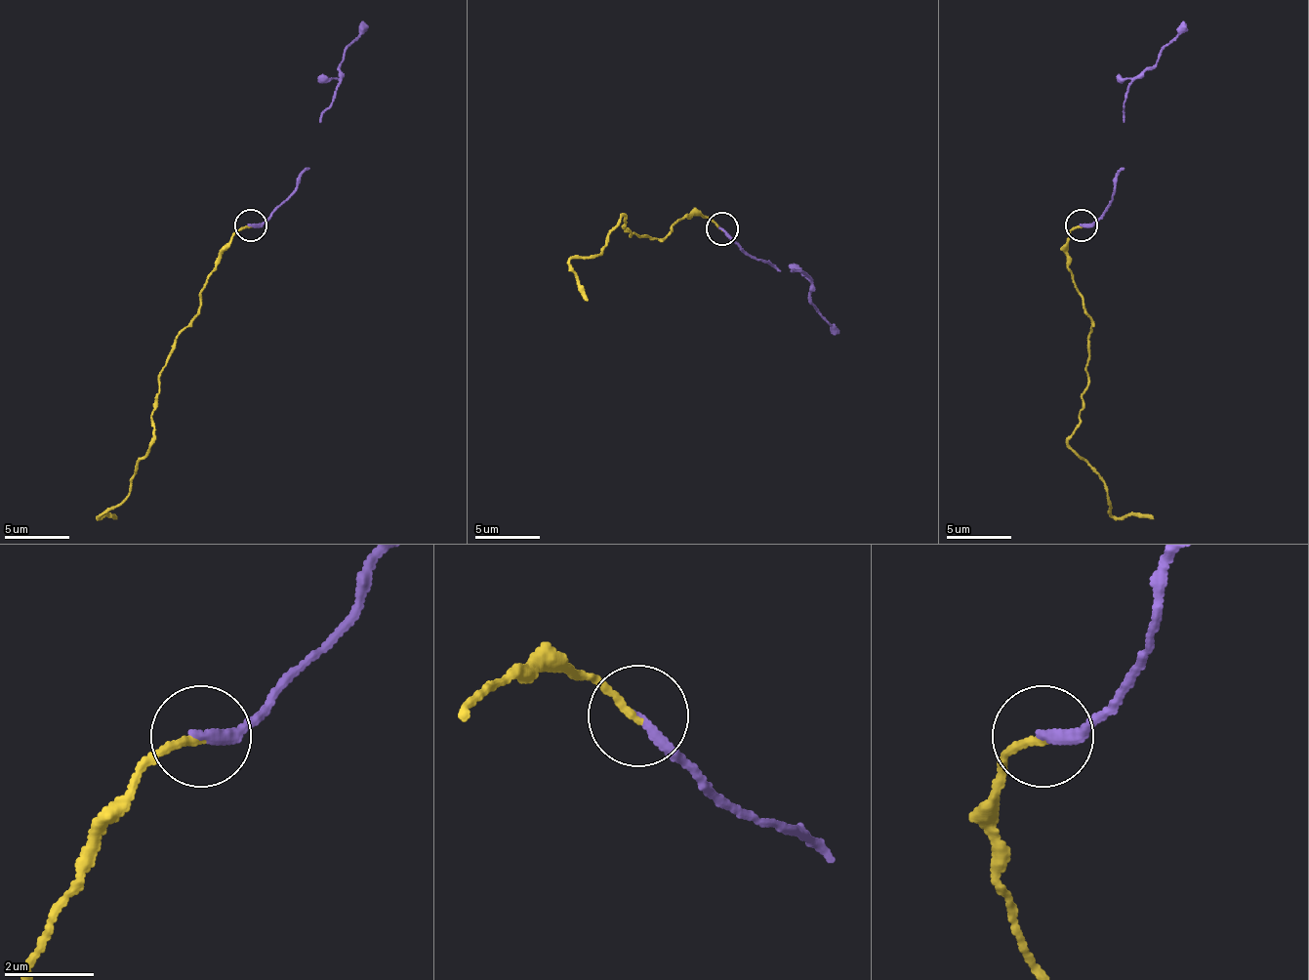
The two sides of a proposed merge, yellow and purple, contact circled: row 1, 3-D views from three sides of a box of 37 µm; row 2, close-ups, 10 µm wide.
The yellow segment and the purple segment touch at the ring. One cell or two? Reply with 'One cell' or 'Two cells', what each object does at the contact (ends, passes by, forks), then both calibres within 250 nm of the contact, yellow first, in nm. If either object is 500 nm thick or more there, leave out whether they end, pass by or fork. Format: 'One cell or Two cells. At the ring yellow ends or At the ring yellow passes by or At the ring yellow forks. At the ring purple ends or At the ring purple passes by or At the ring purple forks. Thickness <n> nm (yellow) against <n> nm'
One cell. At the ring yellow ends. At the ring purple ends. Thickness 150 nm (yellow) against 260 nm

